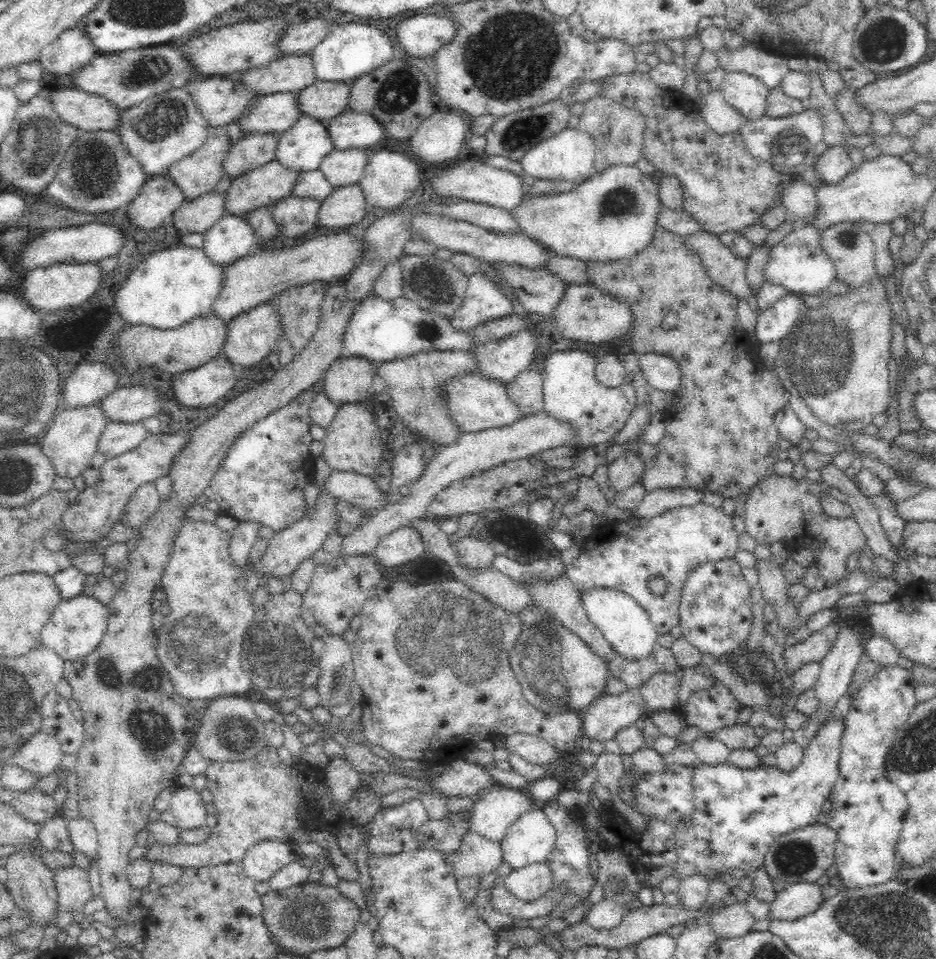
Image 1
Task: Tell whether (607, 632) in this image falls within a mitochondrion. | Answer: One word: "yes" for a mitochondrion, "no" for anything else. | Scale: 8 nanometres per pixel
no

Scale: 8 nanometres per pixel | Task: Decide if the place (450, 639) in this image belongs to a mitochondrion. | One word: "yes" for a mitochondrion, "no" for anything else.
yes

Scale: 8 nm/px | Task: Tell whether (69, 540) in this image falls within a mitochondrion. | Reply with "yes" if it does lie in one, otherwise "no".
no

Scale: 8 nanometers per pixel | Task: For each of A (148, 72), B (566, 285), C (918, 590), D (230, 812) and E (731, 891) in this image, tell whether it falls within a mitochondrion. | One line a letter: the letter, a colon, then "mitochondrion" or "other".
A: mitochondrion
B: other
C: other
D: other
E: other

